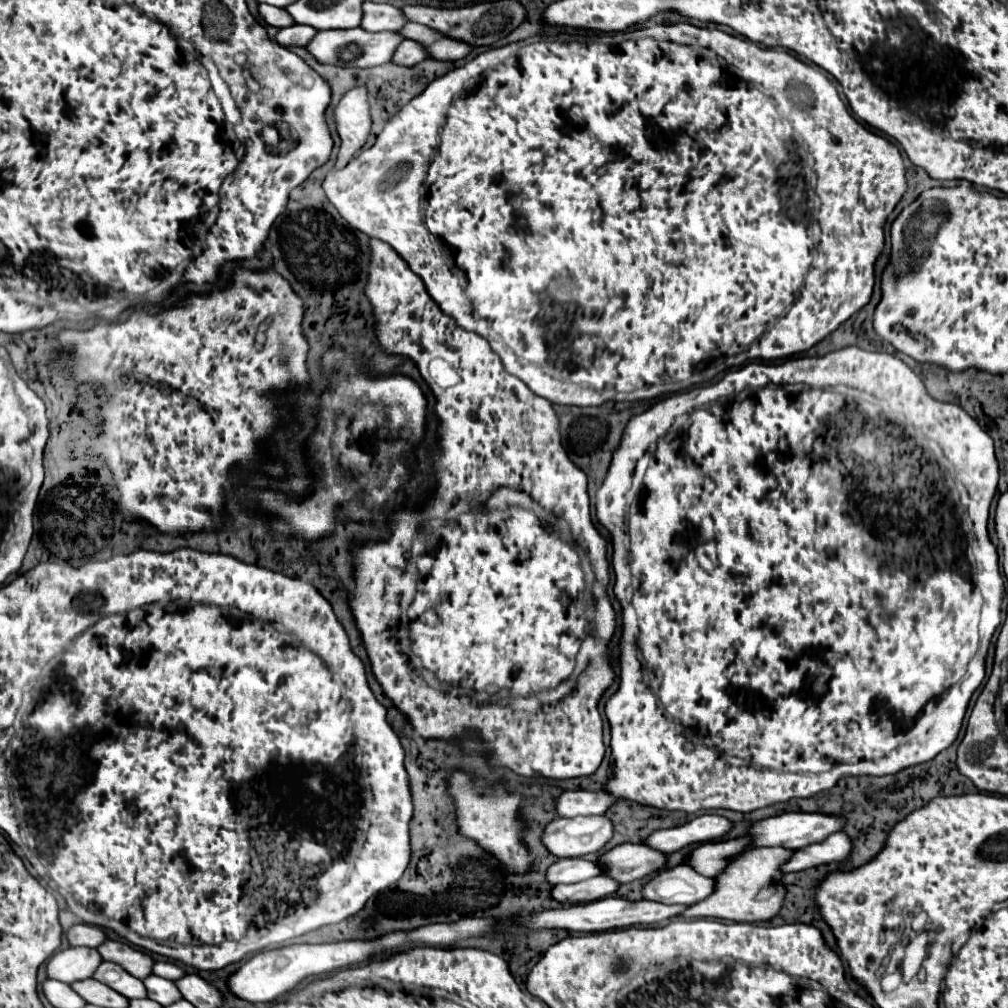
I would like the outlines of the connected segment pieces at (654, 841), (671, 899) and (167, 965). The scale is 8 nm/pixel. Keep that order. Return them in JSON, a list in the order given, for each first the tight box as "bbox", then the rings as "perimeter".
[{"bbox":[645,815,733,853],"perimeter":[[[701,815],[685,825],[655,831],[649,835],[645,843],[649,847],[657,847],[659,851],[675,853],[689,845],[721,841],[731,829],[733,829],[733,823],[721,815]]]},{"bbox":[643,865,715,905],"perimeter":[[[679,865],[657,873],[655,879],[645,885],[643,895],[651,901],[693,905],[707,899],[715,891],[715,883],[715,877],[705,877],[689,865]]]},{"bbox":[153,961,187,981],"perimeter":[[[159,961],[159,963],[155,963],[153,973],[161,975],[161,977],[165,977],[165,979],[173,979],[173,981],[183,979],[183,977],[187,975],[187,973],[185,973],[185,969],[183,969],[183,967],[179,967],[179,965],[177,965],[177,963],[173,963],[173,961]]]}]

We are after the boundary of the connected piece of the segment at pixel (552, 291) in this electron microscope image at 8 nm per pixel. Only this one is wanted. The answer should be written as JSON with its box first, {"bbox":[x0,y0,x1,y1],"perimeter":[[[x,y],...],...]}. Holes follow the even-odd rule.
{"bbox":[323,23,907,407],"perimeter":[[[691,23],[660,24],[633,30],[630,37],[623,37],[623,33],[581,33],[581,35],[577,35],[577,33],[571,33],[571,35],[569,33],[559,33],[553,39],[541,39],[541,41],[529,41],[529,43],[517,41],[517,43],[509,43],[505,47],[489,49],[489,51],[477,55],[475,59],[467,61],[463,67],[457,67],[457,69],[445,73],[443,77],[431,81],[423,93],[413,97],[395,117],[389,119],[389,123],[385,125],[385,129],[381,131],[381,135],[377,137],[377,141],[375,141],[375,145],[371,149],[361,151],[347,167],[331,171],[323,181],[323,189],[325,189],[327,197],[329,197],[329,201],[337,207],[339,215],[353,229],[359,229],[369,237],[375,237],[375,239],[381,239],[381,241],[389,243],[401,257],[405,257],[411,271],[415,271],[425,281],[425,287],[427,287],[429,295],[441,307],[441,311],[451,315],[455,319],[457,327],[461,327],[465,331],[481,333],[481,337],[485,337],[489,341],[489,345],[493,347],[493,351],[501,357],[503,367],[505,367],[507,373],[519,377],[535,395],[545,397],[551,403],[577,405],[577,407],[601,405],[605,401],[654,399],[663,394],[672,394],[687,390],[691,386],[709,382],[717,373],[721,373],[721,371],[725,371],[729,367],[739,367],[747,359],[775,361],[775,359],[785,359],[785,357],[791,357],[791,355],[797,355],[797,353],[803,353],[803,351],[811,349],[815,343],[825,339],[831,331],[835,331],[843,321],[847,321],[853,313],[857,313],[871,299],[875,284],[873,263],[875,263],[875,259],[877,259],[877,255],[879,255],[879,251],[883,247],[883,223],[887,221],[889,213],[893,211],[893,207],[903,197],[905,187],[907,187],[907,183],[905,183],[905,165],[903,165],[903,157],[901,157],[901,151],[899,151],[897,143],[893,143],[891,139],[887,139],[883,135],[877,135],[877,133],[869,131],[867,127],[863,127],[851,115],[851,111],[845,107],[845,103],[841,101],[835,85],[817,67],[797,59],[795,55],[791,55],[785,49],[761,47],[761,45],[757,45],[753,41],[749,43],[749,39],[735,37],[735,35],[729,35],[729,33],[719,31],[719,29],[701,29],[701,27],[695,27]],[[795,127],[797,127],[797,133],[801,133],[803,139],[807,141],[807,151],[805,153],[793,139]],[[815,177],[817,177],[817,189],[813,189],[813,193],[817,193],[817,195],[813,195],[813,203],[811,203],[811,185],[813,185]]]}

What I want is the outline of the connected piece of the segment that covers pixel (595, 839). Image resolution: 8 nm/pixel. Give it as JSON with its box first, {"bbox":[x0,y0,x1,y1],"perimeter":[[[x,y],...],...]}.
{"bbox":[543,815,613,857],"perimeter":[[[605,815],[555,819],[547,825],[543,843],[557,857],[585,857],[601,851],[613,839],[613,823]]]}

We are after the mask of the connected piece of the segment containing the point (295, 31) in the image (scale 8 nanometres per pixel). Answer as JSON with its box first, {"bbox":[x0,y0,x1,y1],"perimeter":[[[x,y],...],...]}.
{"bbox":[277,25,317,47],"perimeter":[[[293,25],[293,27],[285,27],[285,29],[279,29],[277,33],[277,41],[281,45],[301,45],[305,47],[313,37],[317,35],[317,29],[315,27],[307,27],[307,25]]]}

